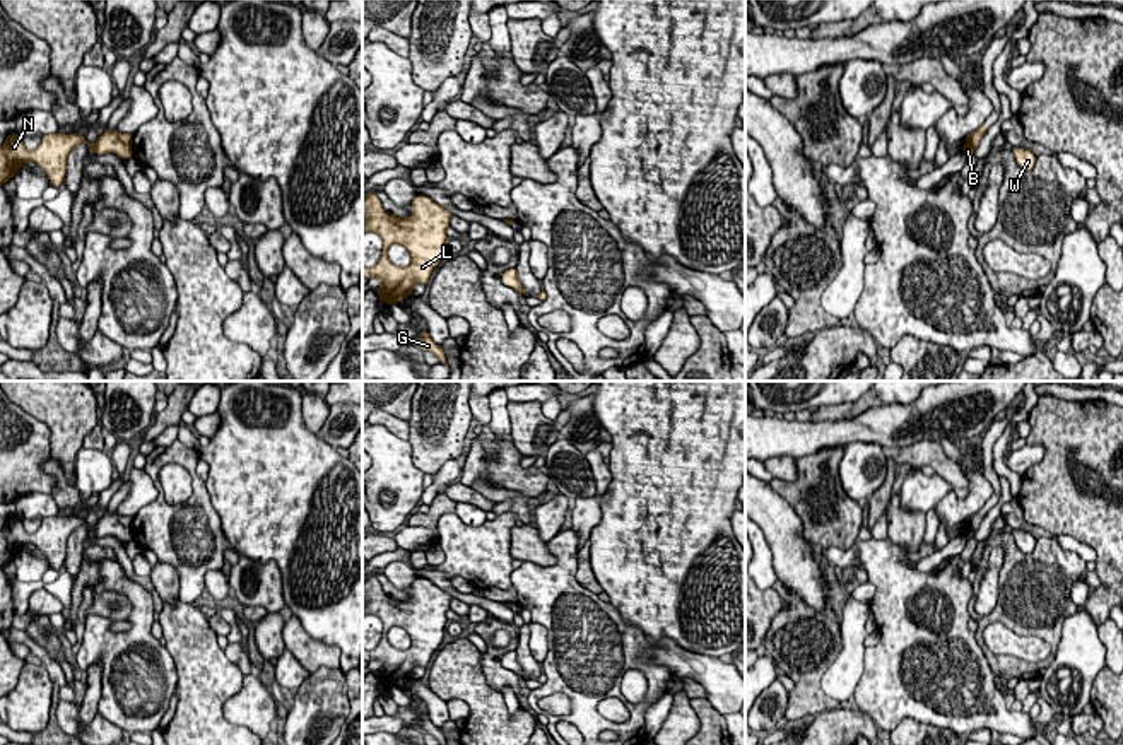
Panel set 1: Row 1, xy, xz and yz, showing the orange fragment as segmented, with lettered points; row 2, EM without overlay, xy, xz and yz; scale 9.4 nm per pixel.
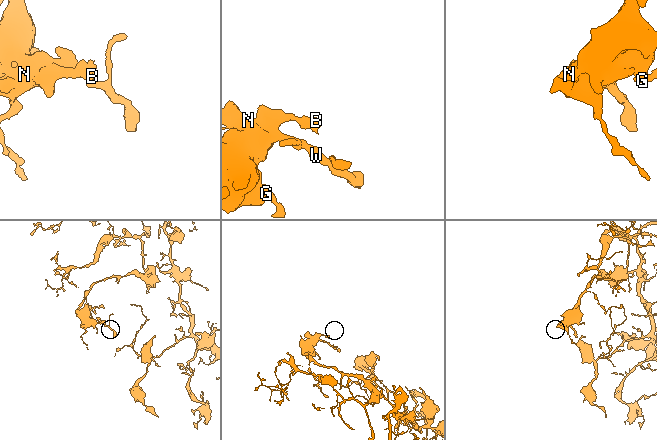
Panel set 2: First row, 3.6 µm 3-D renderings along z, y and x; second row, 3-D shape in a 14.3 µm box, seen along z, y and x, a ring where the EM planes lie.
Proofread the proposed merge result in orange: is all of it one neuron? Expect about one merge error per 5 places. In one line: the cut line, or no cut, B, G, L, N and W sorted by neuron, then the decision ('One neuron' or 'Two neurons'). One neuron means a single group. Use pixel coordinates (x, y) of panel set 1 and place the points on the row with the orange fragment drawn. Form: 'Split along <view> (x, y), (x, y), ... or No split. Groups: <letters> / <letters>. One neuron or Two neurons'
No split. Groups: B G L N W. One neuron

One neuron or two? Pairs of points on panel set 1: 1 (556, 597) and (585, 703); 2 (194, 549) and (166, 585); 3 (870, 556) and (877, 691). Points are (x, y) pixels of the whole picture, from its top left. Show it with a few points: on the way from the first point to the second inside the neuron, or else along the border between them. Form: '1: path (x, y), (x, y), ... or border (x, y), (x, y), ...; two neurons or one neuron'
1: path (578, 622), (585, 634), (585, 677); one neuron
2: border (158, 559), (176, 571), (178, 597); two neurons
3: path (894, 590), (894, 657); one neuron

